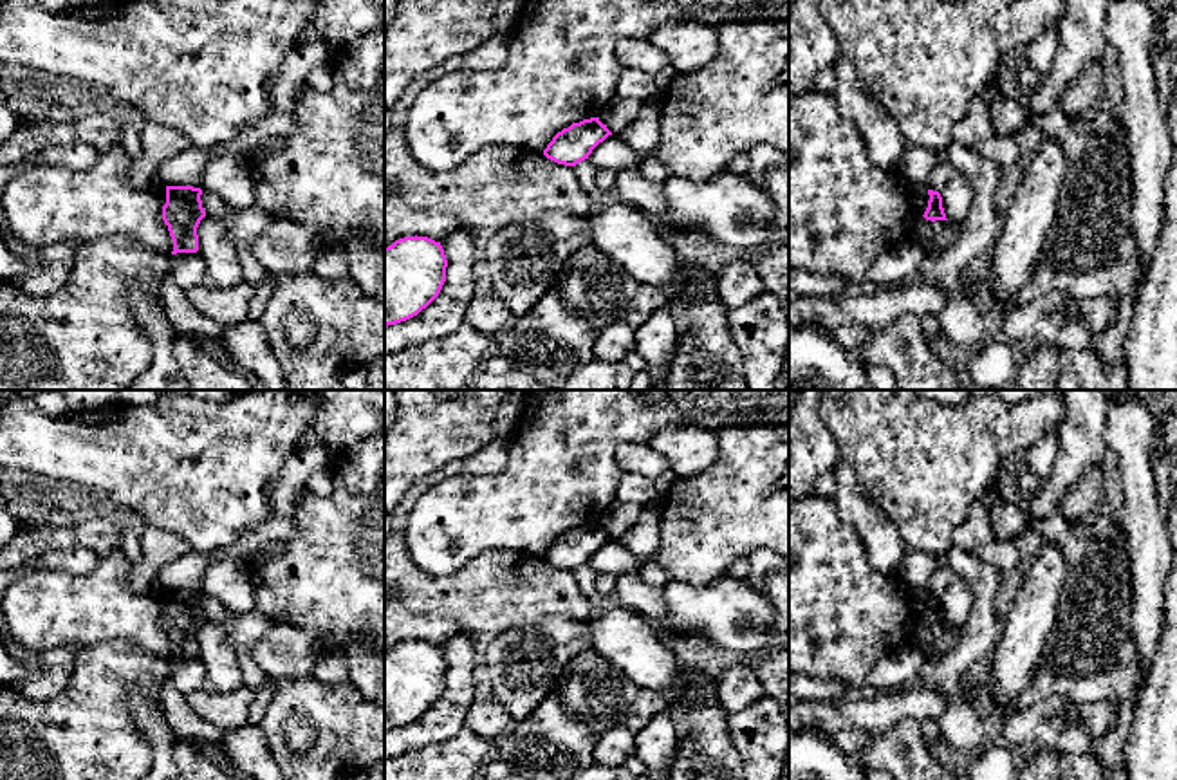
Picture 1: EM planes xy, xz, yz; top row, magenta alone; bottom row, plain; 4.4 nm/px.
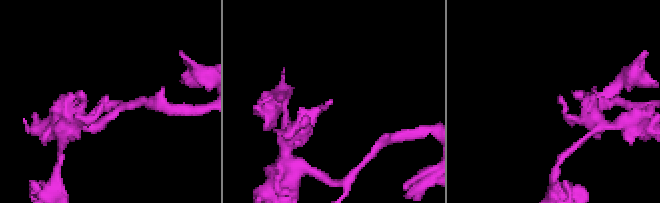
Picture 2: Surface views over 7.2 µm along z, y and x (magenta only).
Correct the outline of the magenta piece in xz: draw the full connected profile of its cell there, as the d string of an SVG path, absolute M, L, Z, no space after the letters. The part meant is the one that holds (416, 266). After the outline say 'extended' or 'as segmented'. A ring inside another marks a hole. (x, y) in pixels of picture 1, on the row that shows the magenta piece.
M404 237L385 247L385 327L426 309L446 282L448 260L440 242Z; as segmented

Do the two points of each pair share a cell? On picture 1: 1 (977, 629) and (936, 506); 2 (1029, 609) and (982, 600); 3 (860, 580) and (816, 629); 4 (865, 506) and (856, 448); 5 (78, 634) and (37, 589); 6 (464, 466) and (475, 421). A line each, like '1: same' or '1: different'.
1: different
2: different
3: same
4: different
5: same
6: different

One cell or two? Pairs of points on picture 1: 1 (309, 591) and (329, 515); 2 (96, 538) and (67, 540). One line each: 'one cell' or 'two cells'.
1: one cell
2: one cell

